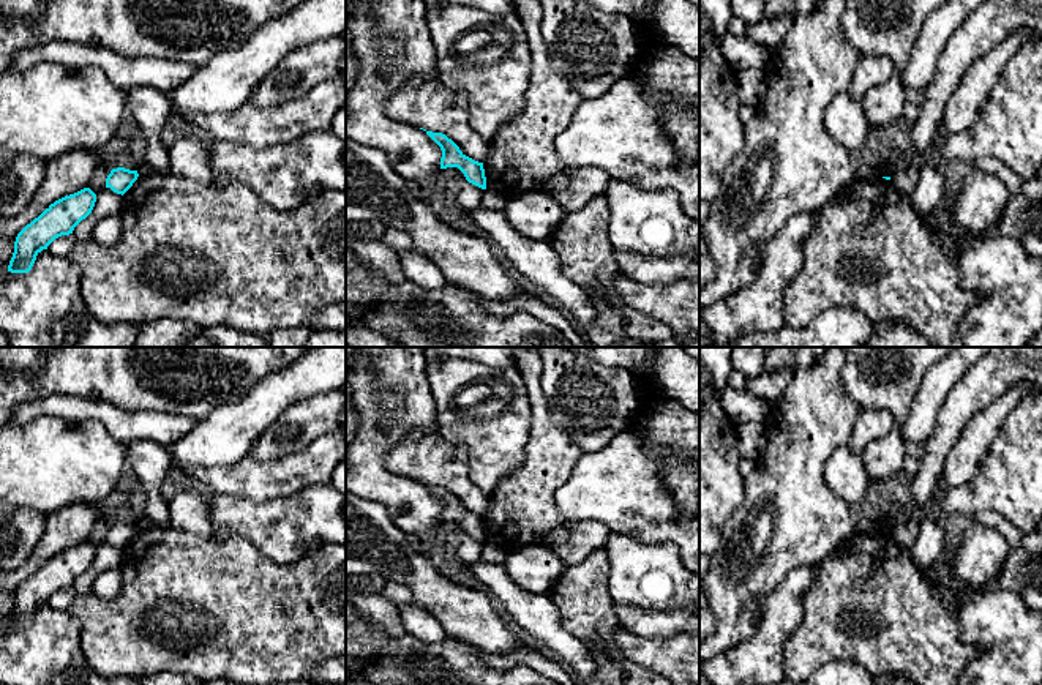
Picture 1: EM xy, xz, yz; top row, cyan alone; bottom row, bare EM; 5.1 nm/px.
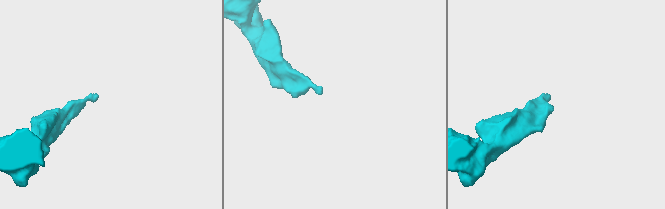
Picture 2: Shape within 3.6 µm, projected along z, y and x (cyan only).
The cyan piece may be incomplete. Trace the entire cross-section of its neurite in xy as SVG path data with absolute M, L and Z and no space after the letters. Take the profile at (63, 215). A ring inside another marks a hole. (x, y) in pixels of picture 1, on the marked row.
M84 188L51 204L17 234L8 271L28 273L36 256L55 238L73 234L74 227L92 213L95 202L96 194Z

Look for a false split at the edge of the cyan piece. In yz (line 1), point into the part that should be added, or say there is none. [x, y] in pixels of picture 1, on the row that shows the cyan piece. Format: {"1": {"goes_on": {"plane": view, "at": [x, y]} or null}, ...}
{"1": {"goes_on": null}}

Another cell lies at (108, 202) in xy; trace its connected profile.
M111 188L103 189L96 194L96 202L92 213L82 219L73 230L77 241L92 240L95 226L114 215L120 215L123 210L123 196L114 193Z

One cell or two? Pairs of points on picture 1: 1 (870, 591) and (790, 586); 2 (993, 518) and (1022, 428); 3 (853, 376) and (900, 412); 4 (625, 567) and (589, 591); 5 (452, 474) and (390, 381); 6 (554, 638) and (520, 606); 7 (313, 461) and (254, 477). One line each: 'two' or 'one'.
1: two
2: two
3: one
4: two
5: two
6: one
7: one

